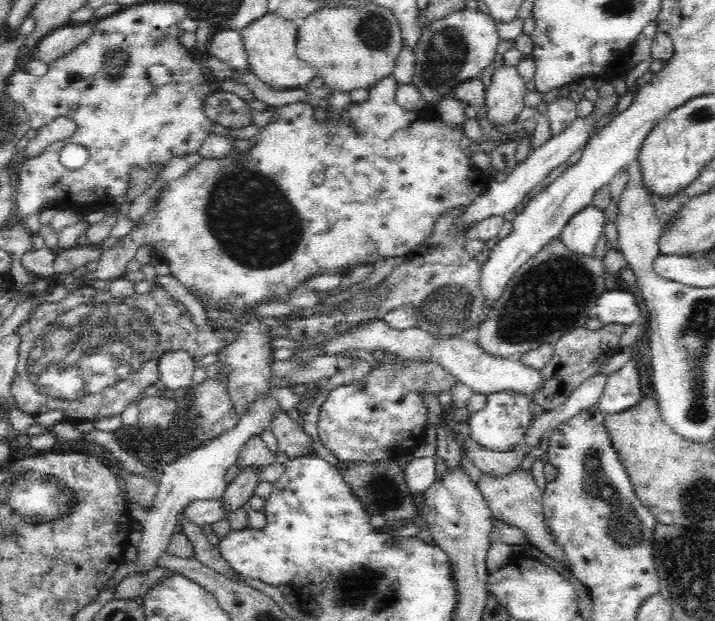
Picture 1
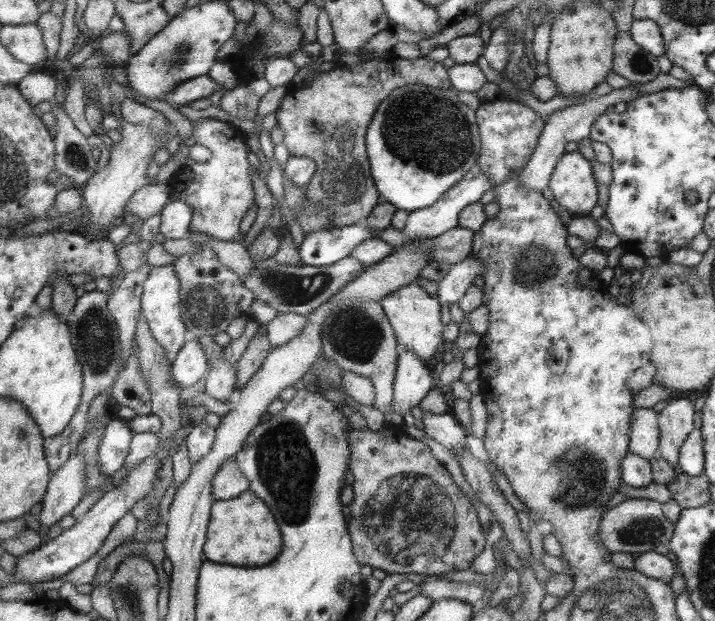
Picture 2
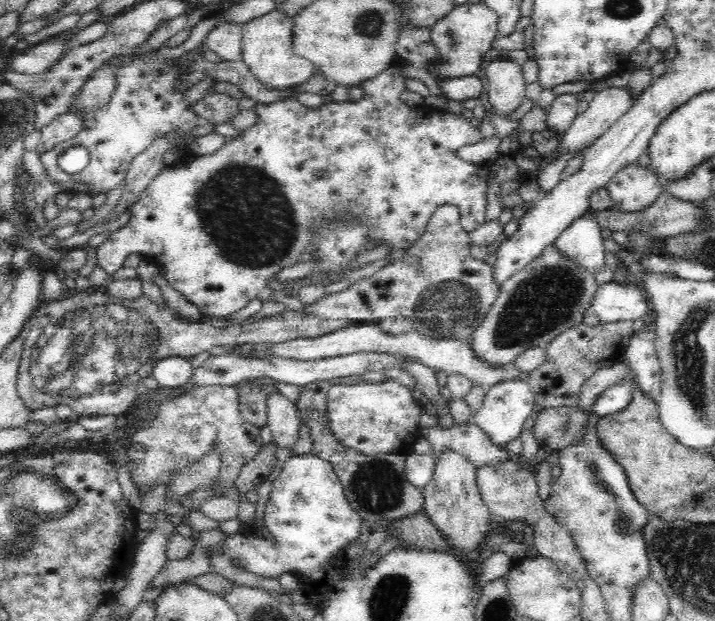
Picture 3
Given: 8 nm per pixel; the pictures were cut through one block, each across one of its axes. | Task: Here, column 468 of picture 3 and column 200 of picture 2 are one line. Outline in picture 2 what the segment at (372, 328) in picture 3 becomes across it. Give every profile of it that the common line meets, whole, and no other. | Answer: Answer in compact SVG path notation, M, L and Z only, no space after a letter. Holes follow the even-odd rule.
M187 337L185 347L178 351L176 357L170 370L172 379L181 389L194 386L206 377L209 370L207 356L203 346L194 337Z

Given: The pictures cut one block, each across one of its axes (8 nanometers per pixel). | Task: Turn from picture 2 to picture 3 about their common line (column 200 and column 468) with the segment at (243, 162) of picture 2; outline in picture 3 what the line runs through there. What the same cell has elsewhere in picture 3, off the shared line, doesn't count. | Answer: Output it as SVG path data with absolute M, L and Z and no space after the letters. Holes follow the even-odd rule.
M390 66L390 68L380 72L380 74L376 75L373 79L368 79L366 82L359 84L359 87L363 90L363 95L362 98L355 103L352 103L350 101L332 101L330 104L323 104L321 106L318 106L318 108L306 108L302 104L300 104L297 99L278 100L278 102L272 102L272 104L270 105L258 103L257 106L253 109L254 111L256 111L257 114L256 124L253 124L252 126L250 126L250 128L243 130L241 134L239 134L235 138L227 139L227 141L216 152L213 152L212 154L206 156L187 156L177 165L172 164L171 166L166 166L161 170L161 173L158 174L158 176L156 176L156 178L154 178L154 180L152 180L152 182L148 184L148 186L142 192L140 192L140 194L137 196L136 202L134 202L133 205L129 206L128 210L130 211L131 217L128 222L121 228L108 235L108 238L106 238L106 240L104 240L104 242L102 242L100 246L97 246L95 252L97 253L97 262L99 263L99 266L104 269L104 272L106 272L107 276L110 276L123 266L125 258L128 255L141 254L141 256L146 260L152 261L153 263L163 268L165 272L163 277L166 279L168 286L180 292L180 294L188 302L196 305L204 316L206 314L210 314L210 316L219 319L228 319L234 313L242 310L243 308L246 308L254 300L254 298L258 296L258 293L262 290L262 288L267 286L266 282L268 282L268 278L270 278L270 276L272 276L274 272L278 272L278 270L282 270L282 268L286 268L286 266L290 266L290 264L296 264L296 262L300 262L300 260L302 260L302 256L308 256L308 254L310 254L310 238L314 236L314 230L316 230L318 226L322 226L322 224L328 224L328 222L332 224L333 228L336 228L336 226L334 226L334 222L338 222L339 228L342 228L342 226L344 226L344 224L348 224L348 222L357 222L359 226L365 226L365 224L361 222L361 218L344 220L344 216L340 214L340 208L350 208L350 210L352 210L354 214L358 214L358 216L366 216L368 224L370 224L370 226L372 226L372 228L376 230L376 232L372 232L372 240L374 240L374 244L382 244L382 246L394 246L394 248L407 249L410 248L412 244L416 243L417 240L423 235L426 225L429 223L429 218L433 215L433 212L436 211L438 207L444 205L454 205L459 208L461 225L466 232L472 232L473 230L476 230L476 228L478 228L478 226L482 226L482 224L484 224L486 220L486 217L484 216L486 204L488 204L488 201L486 200L486 191L488 190L488 177L491 174L491 170L489 167L484 167L484 165L475 165L474 163L469 163L456 157L455 150L458 150L458 148L462 148L462 146L468 146L468 144L476 144L482 141L480 129L472 127L472 125L470 125L470 120L462 117L462 115L452 115L444 113L426 114L426 116L422 118L422 122L418 122L418 120L412 120L412 118L410 118L410 122L408 122L408 120L406 120L406 122L402 122L402 108L405 107L405 104L400 99L400 94L402 94L402 92L404 92L405 90L406 82L404 80L405 78L402 77L401 71L395 66Z

